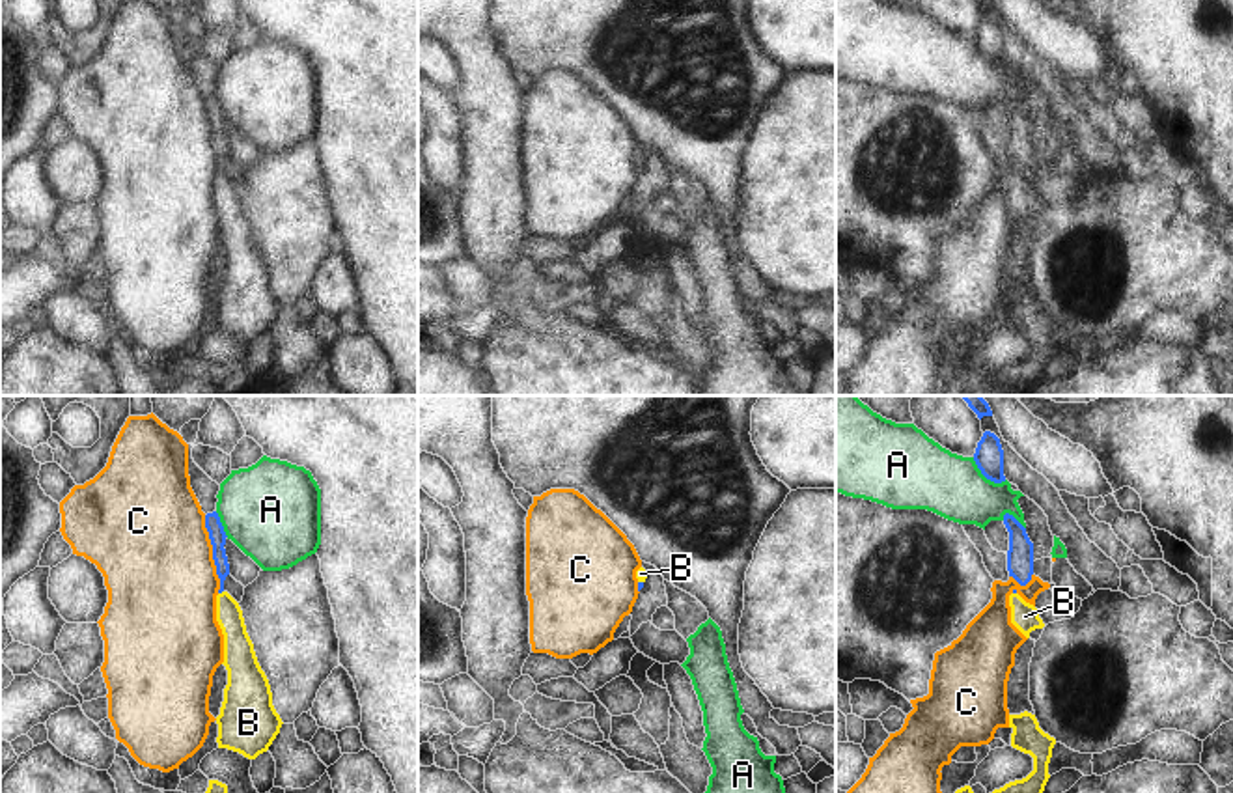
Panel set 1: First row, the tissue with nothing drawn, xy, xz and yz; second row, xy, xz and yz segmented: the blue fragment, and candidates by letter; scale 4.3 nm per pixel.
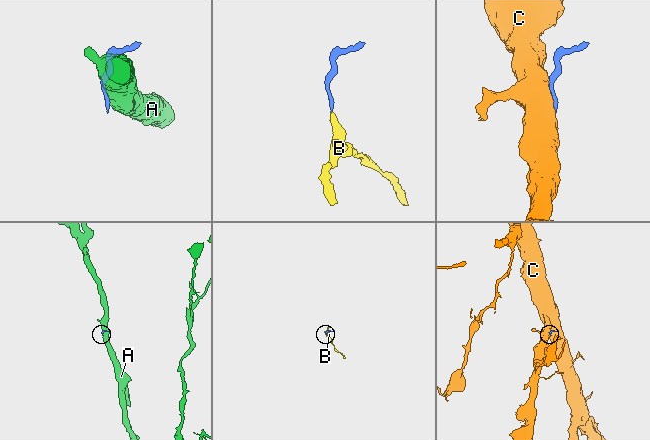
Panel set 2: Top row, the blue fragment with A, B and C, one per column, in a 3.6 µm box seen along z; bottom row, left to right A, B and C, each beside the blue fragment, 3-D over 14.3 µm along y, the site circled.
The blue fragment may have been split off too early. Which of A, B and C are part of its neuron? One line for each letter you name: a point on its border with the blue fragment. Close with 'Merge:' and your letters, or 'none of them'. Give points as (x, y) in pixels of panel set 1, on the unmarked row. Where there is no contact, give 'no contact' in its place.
B: xy (221, 174)
Merge: B

